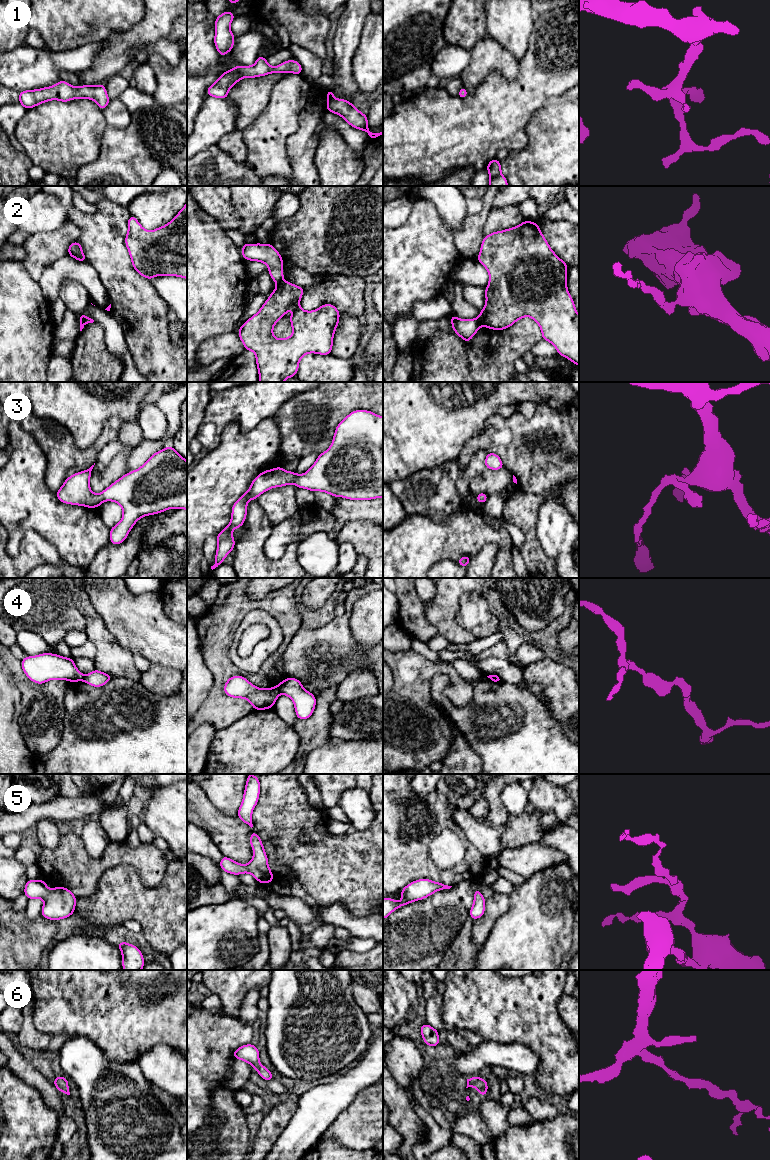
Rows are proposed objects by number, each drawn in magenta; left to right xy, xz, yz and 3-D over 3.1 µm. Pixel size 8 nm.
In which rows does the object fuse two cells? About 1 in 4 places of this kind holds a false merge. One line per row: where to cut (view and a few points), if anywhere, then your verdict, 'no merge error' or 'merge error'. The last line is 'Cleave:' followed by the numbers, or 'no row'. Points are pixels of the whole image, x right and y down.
1: no cut | no merge error
2: yz (477, 318), (481, 324) | merge error
3: no cut | no merge error
4: xz (277, 686), (280, 693) | merge error
5: no cut | no merge error
6: no cut | no merge error
Cleave: 2, 4

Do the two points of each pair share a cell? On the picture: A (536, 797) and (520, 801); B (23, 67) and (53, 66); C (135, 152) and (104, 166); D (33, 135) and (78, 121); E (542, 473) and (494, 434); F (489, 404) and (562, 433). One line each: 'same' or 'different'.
A: different
B: same
C: same
D: same
E: same
F: different

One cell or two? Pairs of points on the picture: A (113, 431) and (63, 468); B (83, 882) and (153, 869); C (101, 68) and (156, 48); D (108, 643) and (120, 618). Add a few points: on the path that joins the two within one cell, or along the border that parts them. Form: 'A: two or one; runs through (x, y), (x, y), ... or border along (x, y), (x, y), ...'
A: one; runs through (101, 442), (84, 459), (75, 460)
B: one; runs through (100, 865), (110, 858), (136, 858)
C: two; border along (150, 44), (133, 49), (130, 61)
D: two; border along (99, 614), (109, 632), (123, 647), (129, 650)

